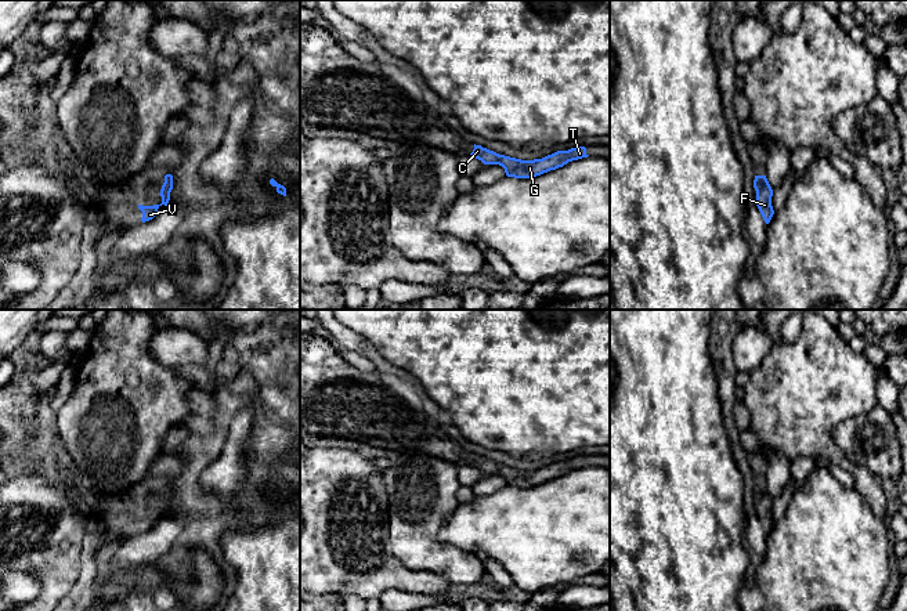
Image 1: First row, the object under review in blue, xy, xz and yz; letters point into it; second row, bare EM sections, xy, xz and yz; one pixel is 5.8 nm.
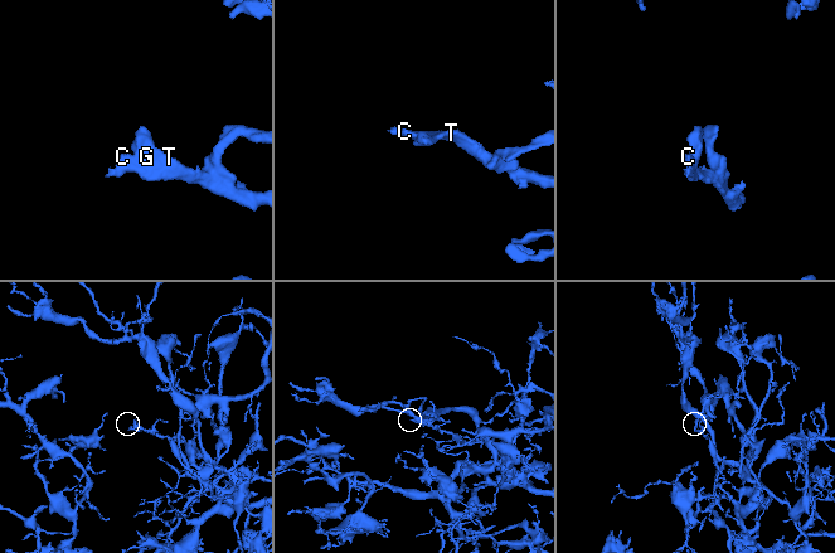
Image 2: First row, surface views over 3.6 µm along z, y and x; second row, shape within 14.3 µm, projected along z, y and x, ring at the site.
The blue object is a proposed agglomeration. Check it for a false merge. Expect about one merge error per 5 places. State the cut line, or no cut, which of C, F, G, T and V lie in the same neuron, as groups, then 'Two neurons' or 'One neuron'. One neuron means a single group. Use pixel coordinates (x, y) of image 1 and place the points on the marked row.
No split. Groups: C F G T V. One neuron

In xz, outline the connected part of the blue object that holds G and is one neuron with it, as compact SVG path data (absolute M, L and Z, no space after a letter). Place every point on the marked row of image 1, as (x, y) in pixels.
M476 144L470 155L481 160L484 164L502 166L505 169L506 176L514 178L534 178L550 170L563 167L568 162L589 156L586 153L586 148L579 147L579 148L571 148L568 151L557 151L542 159L521 160L521 159L499 155L494 151L489 151Z

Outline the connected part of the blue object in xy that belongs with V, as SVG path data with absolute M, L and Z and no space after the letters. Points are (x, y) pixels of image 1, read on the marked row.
M166 174L166 176L165 176L165 182L163 182L162 189L160 189L160 194L159 194L159 195L162 196L162 203L160 203L160 205L153 205L153 206L142 206L142 205L138 205L138 209L142 212L142 217L141 217L141 221L142 221L142 223L152 220L152 218L156 216L158 209L159 209L162 205L167 206L167 203L169 203L169 200L170 200L170 192L171 192L171 189L173 189L173 176L171 176L171 174Z

